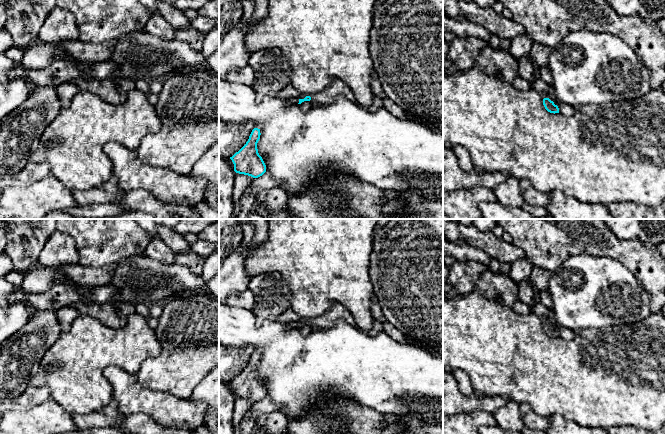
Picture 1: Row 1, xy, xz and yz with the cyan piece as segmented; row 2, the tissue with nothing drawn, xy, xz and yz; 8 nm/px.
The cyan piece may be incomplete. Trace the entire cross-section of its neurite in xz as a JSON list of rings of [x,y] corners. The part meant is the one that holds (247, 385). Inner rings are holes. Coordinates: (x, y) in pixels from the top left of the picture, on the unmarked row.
[[[254,352],[246,368],[230,381],[236,397],[258,402],[266,396],[266,389],[257,373],[260,359],[260,353]]]

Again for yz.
[[[537,301],[532,307],[531,307],[531,313],[534,313],[543,324],[543,329],[545,333],[550,337],[559,337],[559,332],[557,329],[554,328],[554,326],[551,324],[549,314],[551,313],[551,308],[548,308],[541,304],[539,301]]]

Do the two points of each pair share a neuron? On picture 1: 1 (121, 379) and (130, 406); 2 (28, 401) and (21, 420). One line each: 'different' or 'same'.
1: same
2: different

